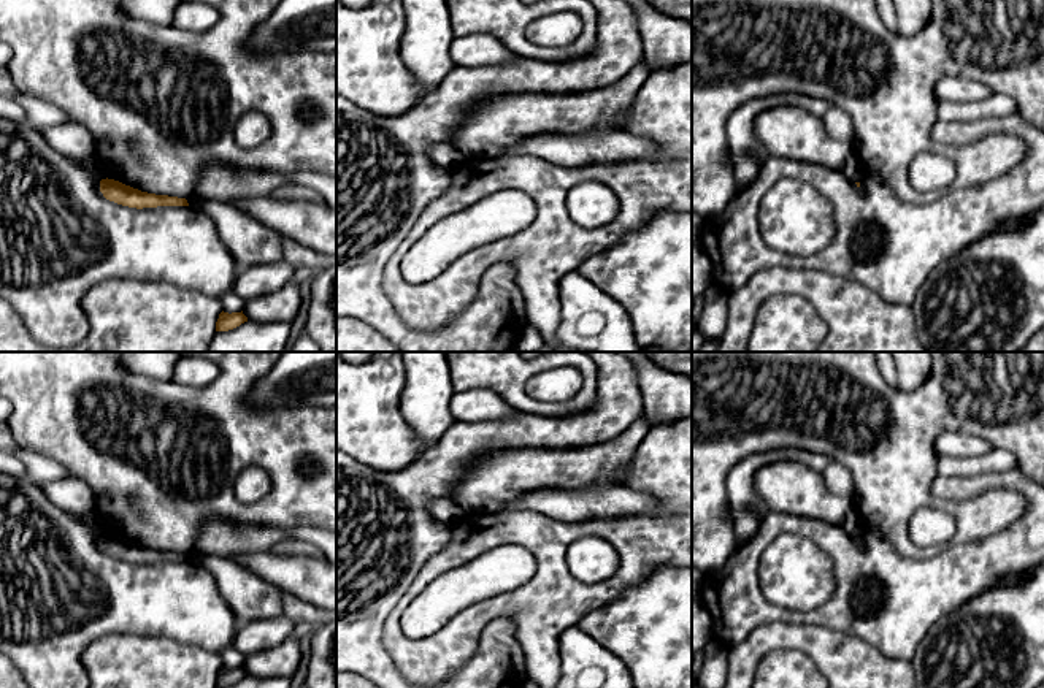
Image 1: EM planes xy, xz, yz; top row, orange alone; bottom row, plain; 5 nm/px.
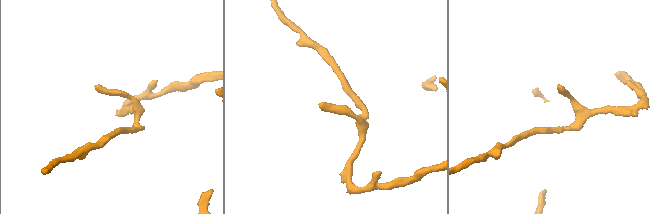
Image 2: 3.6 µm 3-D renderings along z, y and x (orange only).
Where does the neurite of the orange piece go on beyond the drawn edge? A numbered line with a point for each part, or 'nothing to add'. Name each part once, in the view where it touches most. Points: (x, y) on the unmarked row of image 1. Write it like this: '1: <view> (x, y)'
nothing to add

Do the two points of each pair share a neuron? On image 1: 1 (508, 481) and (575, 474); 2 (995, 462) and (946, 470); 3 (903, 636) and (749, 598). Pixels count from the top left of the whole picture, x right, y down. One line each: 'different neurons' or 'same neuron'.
1: same neuron
2: same neuron
3: same neuron

